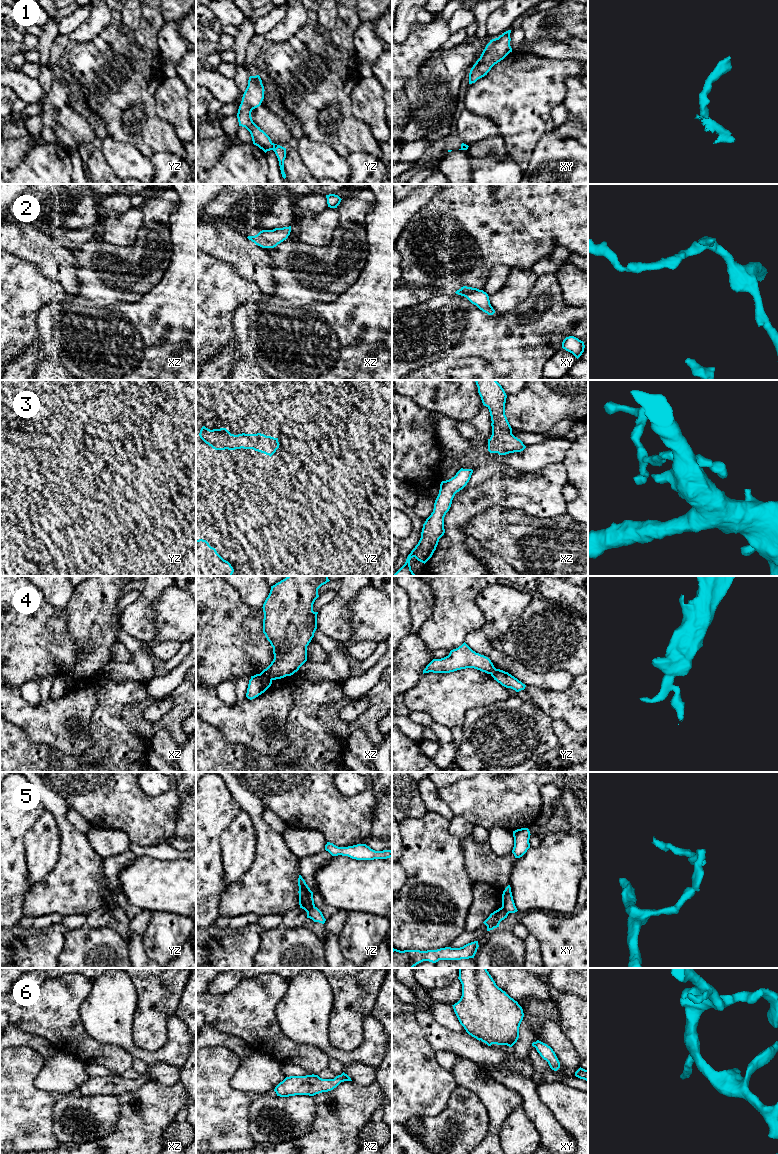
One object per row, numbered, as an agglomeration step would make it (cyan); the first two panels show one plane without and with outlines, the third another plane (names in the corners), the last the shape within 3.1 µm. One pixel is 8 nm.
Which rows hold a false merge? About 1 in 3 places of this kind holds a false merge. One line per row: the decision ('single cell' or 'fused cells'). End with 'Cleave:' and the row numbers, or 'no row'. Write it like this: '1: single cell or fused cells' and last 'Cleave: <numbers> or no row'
1: fused cells
2: single cell
3: single cell
4: fused cells
5: single cell
6: single cell
Cleave: 1, 4

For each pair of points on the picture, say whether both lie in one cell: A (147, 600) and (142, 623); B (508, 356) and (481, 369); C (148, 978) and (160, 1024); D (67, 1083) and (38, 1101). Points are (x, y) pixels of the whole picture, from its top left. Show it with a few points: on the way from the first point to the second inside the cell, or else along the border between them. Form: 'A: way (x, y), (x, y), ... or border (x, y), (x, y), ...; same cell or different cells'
A: way (143, 606), (142, 617); same cell
B: border (468, 356), (480, 356), (494, 369); different cells
C: way (156, 989), (156, 1013); same cell
D: border (39, 1072), (34, 1085), (38, 1089), (50, 1094); different cells

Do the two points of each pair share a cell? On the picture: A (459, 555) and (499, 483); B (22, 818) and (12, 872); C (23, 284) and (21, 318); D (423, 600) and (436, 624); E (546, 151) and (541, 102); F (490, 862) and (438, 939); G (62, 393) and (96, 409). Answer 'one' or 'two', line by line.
A: one
B: one
C: one
D: two
E: two
F: two
G: one

